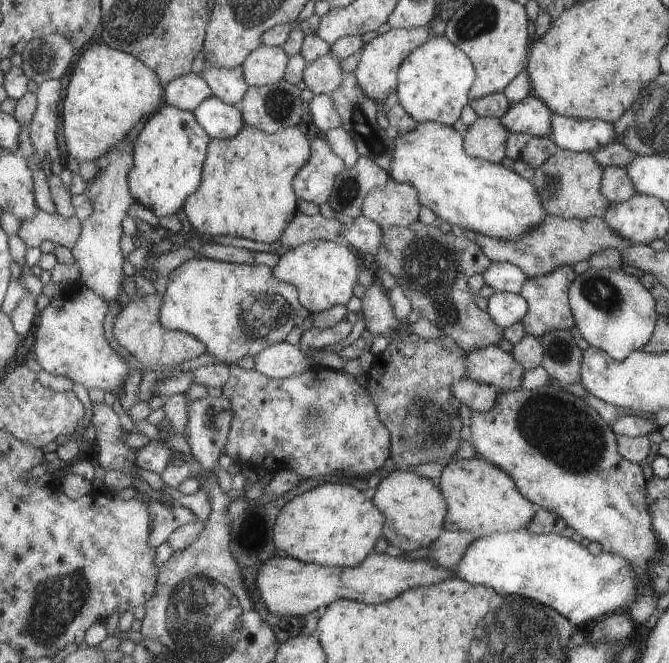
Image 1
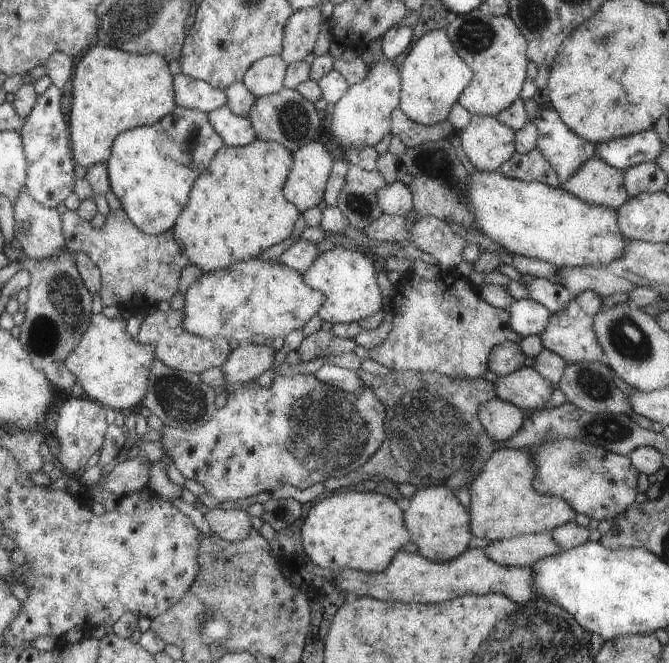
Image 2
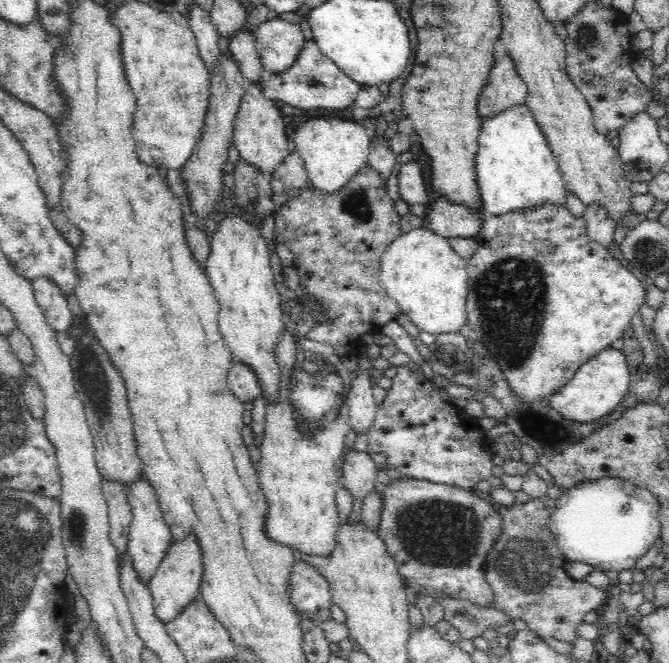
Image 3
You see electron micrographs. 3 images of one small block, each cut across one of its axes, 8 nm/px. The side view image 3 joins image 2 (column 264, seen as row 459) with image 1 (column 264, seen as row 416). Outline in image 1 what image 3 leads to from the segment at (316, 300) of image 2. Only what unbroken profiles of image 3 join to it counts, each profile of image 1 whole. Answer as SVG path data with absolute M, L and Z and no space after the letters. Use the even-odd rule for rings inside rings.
M203 257L190 258L167 275L158 321L165 330L183 331L198 339L206 346L205 352L212 356L217 364L233 364L244 356L255 356L267 346L286 342L285 338L291 338L291 330L300 325L297 310L297 324L285 324L281 328L271 330L271 334L267 336L267 344L265 338L249 338L247 334L243 334L243 330L239 328L239 302L249 294L260 294L267 290L269 294L281 294L289 304L299 302L297 288L279 283L271 276L270 268L263 265L227 263ZM269 280L273 282L271 288Z

